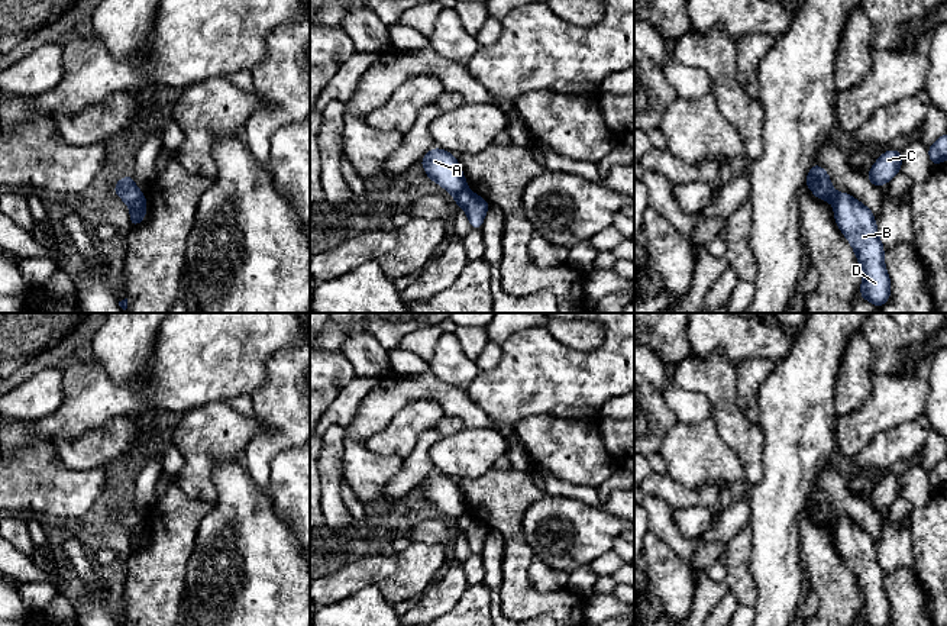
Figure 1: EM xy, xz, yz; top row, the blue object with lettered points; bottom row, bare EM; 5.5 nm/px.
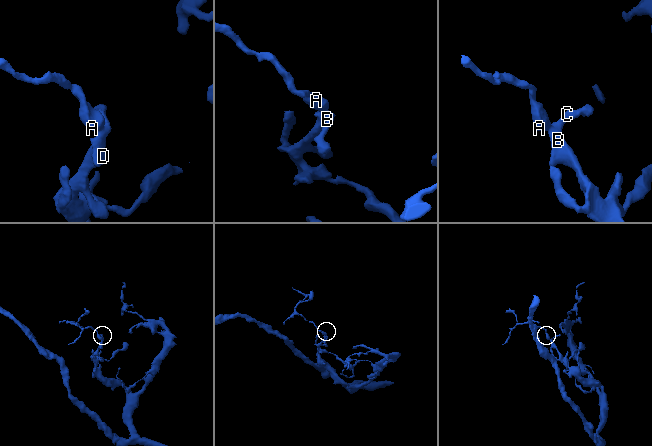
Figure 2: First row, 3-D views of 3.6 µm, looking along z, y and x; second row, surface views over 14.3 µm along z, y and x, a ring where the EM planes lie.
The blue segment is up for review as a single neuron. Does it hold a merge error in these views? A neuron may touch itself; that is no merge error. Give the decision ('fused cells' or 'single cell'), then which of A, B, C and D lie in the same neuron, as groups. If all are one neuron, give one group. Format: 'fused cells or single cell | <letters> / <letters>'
fused cells | A / B C D

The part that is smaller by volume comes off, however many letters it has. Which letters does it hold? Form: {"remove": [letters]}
{"remove": ["A"]}

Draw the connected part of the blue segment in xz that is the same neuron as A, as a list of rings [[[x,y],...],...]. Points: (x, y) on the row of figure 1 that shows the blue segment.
[[[433,148],[420,161],[420,165],[424,167],[426,175],[430,180],[436,181],[440,187],[453,196],[468,188],[458,158],[455,158],[452,152]]]

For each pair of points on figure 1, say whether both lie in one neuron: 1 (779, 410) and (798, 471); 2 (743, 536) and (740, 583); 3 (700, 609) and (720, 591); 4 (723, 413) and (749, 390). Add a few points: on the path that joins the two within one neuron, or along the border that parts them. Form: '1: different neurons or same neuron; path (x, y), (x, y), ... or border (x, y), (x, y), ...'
1: same neuron; path (794, 425), (794, 457)
2: same neuron; path (740, 548), (740, 571)
3: same neuron; path (704, 604), (716, 593)
4: different neurons; border (733, 367), (736, 402), (740, 410), (758, 423)

